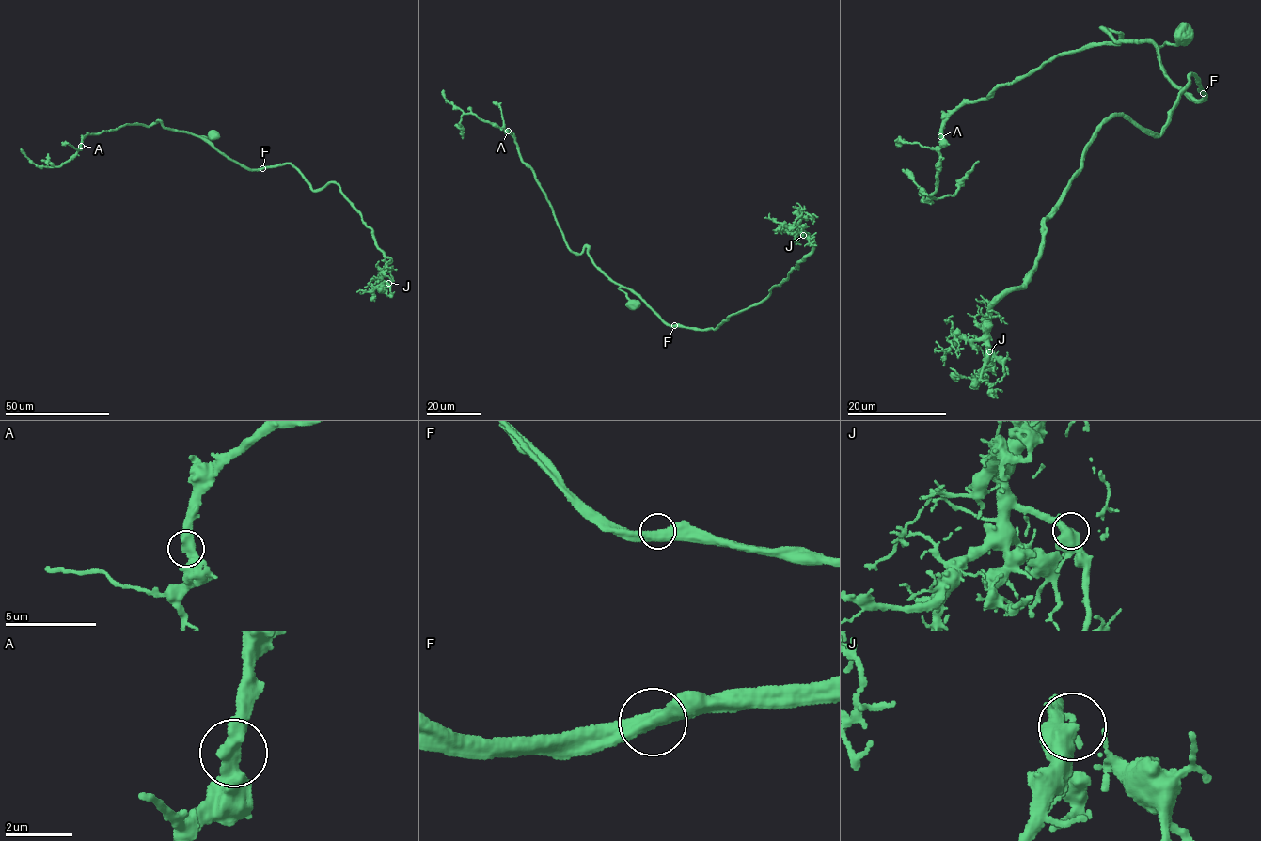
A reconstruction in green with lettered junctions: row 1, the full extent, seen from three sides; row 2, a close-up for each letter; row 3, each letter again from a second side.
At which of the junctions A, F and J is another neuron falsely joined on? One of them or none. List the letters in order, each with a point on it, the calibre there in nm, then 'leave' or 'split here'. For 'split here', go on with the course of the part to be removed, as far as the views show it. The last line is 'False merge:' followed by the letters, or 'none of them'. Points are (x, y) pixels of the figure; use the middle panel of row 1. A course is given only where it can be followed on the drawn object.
A: place (508, 131); calibre 480 nm; leave
F: place (674, 325); calibre 480 nm; leave
J: place (803, 235); calibre 460 nm; leave
False merge: none of them

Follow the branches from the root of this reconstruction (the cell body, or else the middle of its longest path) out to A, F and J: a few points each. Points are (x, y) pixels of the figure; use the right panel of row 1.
A: (1183, 35), (1157, 47), (1116, 42), (1102, 27), (1122, 36), (1118, 42), (1058, 54), (960, 103), (940, 136)
F: (1183, 35), (1176, 43), (1168, 42), (1158, 48), (1159, 64), (1183, 91), (1197, 100), (1203, 98), (1203, 94)
J: (1183, 35), (1159, 64), (1205, 96), (1191, 73), (1158, 134), (1097, 127), (989, 351)

